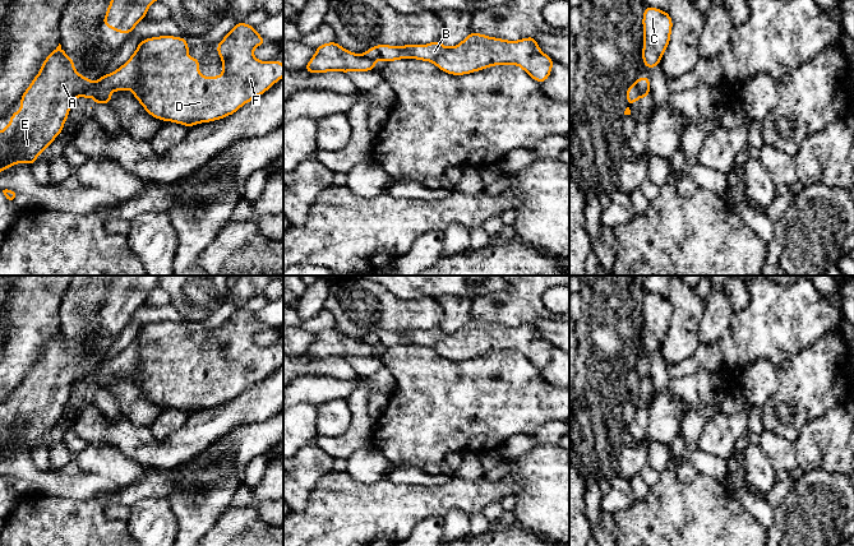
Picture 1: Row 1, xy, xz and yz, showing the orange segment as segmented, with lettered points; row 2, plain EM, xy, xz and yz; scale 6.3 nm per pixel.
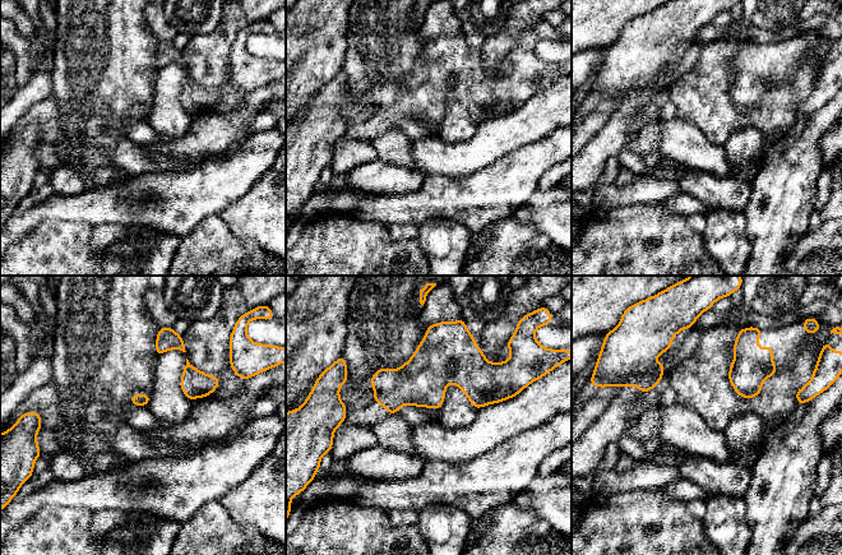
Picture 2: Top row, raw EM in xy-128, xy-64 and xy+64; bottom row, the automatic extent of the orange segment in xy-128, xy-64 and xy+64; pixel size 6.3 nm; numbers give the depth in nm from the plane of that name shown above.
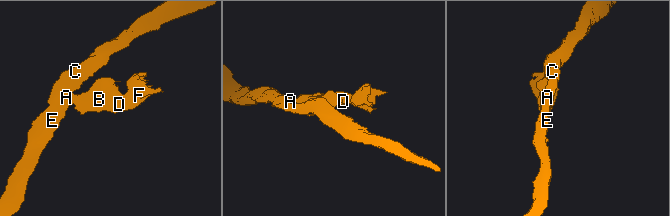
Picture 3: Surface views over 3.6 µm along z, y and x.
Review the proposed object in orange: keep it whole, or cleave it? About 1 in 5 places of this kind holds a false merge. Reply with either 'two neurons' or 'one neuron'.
two neurons

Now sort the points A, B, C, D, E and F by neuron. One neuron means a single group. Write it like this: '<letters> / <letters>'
A C E / B D F

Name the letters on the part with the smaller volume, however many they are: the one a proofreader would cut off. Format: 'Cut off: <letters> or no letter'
Cut off: B, D, F

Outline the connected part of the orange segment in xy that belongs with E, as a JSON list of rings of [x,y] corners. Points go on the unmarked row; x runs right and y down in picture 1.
[[[59,329],[19,384],[23,389],[20,395],[10,402],[9,411],[0,417],[0,457],[8,455],[11,450],[19,450],[22,446],[27,450],[34,449],[38,440],[49,434],[61,418],[73,387],[93,373],[93,367],[77,358],[73,344],[63,337]]]

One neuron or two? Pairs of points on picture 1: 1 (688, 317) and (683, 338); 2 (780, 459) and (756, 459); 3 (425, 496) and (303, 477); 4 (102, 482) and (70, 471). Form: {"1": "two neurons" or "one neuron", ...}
{"1": "one neuron", "2": "two neurons", "3": "two neurons", "4": "two neurons"}

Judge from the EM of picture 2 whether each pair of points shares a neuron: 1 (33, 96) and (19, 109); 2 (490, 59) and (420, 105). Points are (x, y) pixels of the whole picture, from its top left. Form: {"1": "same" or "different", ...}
{"1": "same", "2": "different"}

